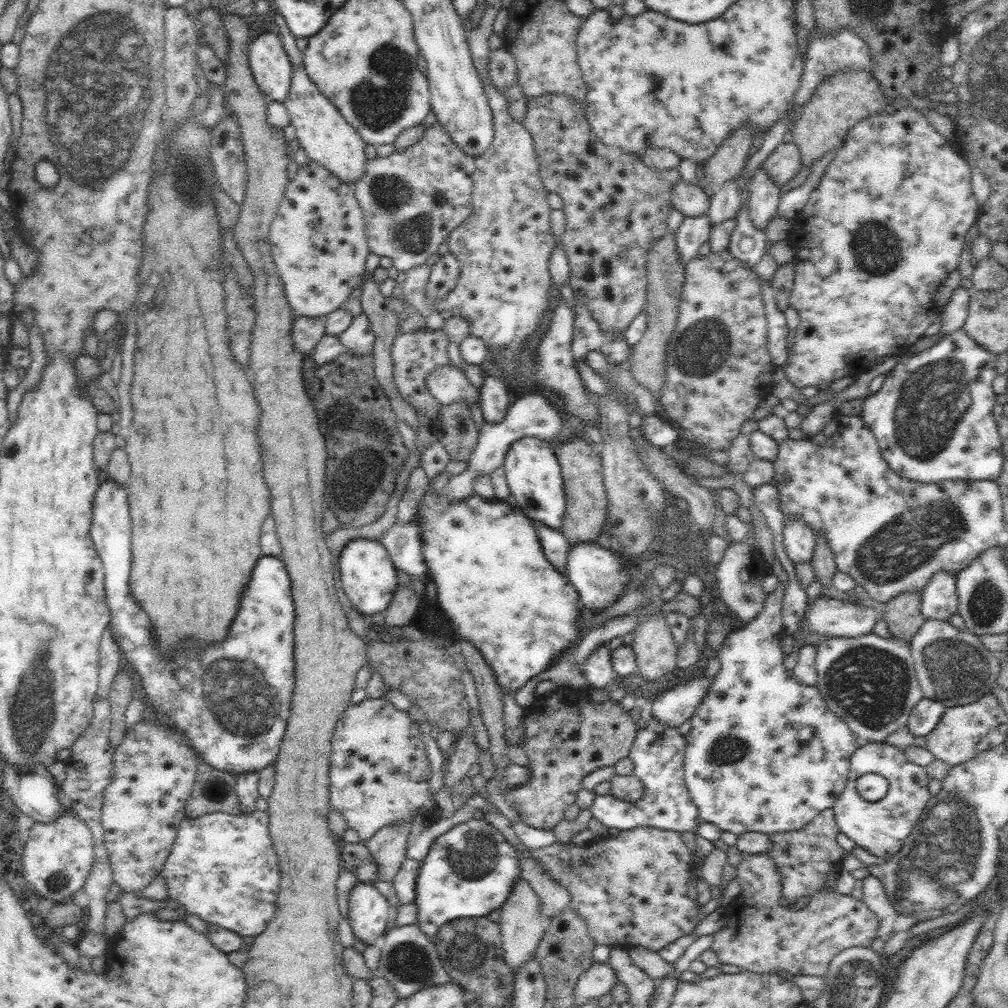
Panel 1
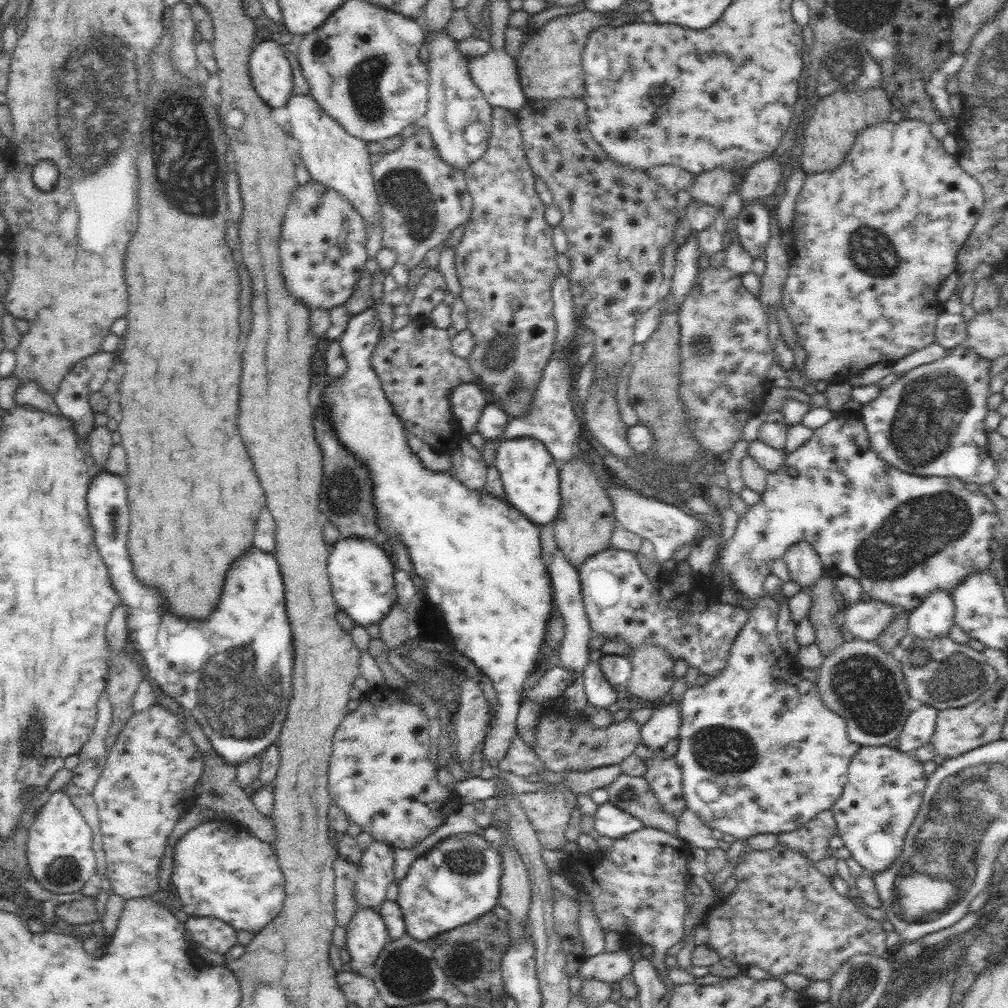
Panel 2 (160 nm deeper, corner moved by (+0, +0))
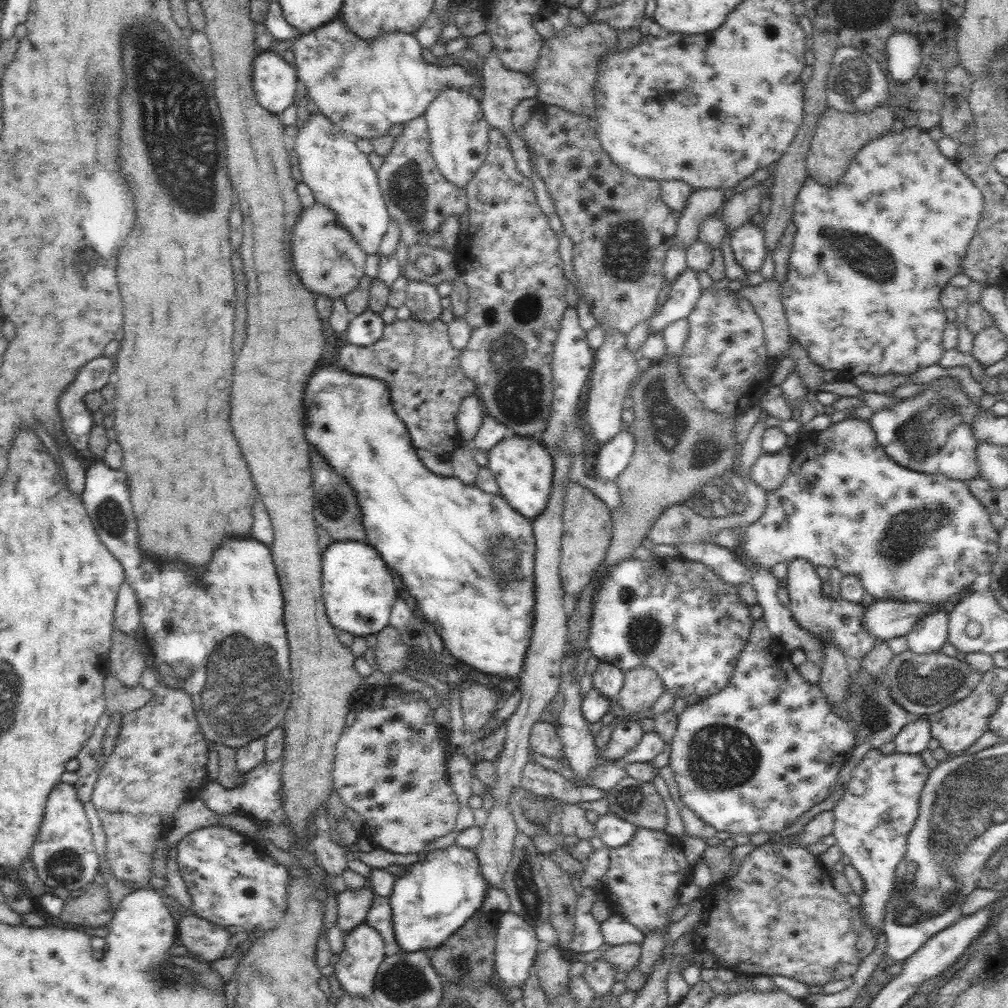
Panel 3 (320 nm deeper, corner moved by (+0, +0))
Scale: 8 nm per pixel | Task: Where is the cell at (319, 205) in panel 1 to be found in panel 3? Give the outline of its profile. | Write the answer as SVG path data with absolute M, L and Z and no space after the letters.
M315 203L303 207L300 218L294 225L291 241L296 272L304 286L316 296L324 295L332 300L344 298L365 275L367 255L352 233L338 220L335 212L325 204Z

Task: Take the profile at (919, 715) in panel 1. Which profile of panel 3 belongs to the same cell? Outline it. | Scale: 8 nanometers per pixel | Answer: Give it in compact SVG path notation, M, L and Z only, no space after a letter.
M926 715L924 718L914 716L902 727L894 741L896 753L919 755L928 747L932 738L930 723Z

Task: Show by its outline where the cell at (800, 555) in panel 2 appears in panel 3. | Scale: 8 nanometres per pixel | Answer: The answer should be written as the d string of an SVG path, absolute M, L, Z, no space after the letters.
M796 558L788 562L787 570L787 591L789 593L789 610L792 612L794 621L812 633L814 637L830 639L844 656L853 656L859 660L863 659L870 651L876 647L876 636L872 636L864 628L864 610L865 604L854 604L842 598L832 600L831 597L822 594L822 580L818 577L816 569L809 560L805 558Z

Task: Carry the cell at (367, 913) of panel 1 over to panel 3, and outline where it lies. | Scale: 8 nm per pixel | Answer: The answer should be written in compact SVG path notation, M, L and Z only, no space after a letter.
M362 922L344 935L344 948L338 953L339 960L334 965L335 976L350 996L372 998L375 978L385 957L385 942L381 934L367 922Z

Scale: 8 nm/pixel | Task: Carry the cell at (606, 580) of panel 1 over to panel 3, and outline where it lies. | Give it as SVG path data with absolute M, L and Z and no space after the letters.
M681 555L672 557L658 557L655 556L656 562L648 559L647 561L640 561L637 558L629 558L624 562L617 562L609 566L607 574L599 578L601 586L597 588L594 593L594 599L592 599L592 617L590 618L590 633L588 634L587 647L590 649L591 657L596 657L600 662L606 662L617 665L620 667L622 673L626 673L628 670L634 668L640 668L644 666L652 667L660 679L662 679L662 685L667 692L673 692L675 698L687 698L690 694L696 694L701 699L707 698L712 694L716 694L720 690L724 690L728 685L728 681L734 675L736 669L736 663L738 663L738 657L740 657L740 651L744 650L748 639L750 639L750 633L752 633L752 626L755 620L750 616L750 606L740 599L738 594L738 585L727 583L724 580L720 580L713 570L706 566L703 562L693 561L685 559Z

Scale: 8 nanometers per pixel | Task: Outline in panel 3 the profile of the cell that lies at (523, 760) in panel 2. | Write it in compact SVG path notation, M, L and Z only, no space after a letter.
M533 762L526 764L523 768L520 786L526 790L530 790L530 792L534 792L534 794L553 795L568 804L577 804L583 800L586 802L592 802L593 800L600 800L604 798L604 792L599 788L590 785L579 787L572 781L569 781L564 776L560 775L558 772L552 769L546 769L544 764L539 765Z

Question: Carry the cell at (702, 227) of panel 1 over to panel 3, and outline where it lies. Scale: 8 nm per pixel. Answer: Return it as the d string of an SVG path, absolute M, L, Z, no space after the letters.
M686 266L684 272L672 283L668 299L660 309L646 320L652 333L662 334L671 322L676 322L687 316L695 309L702 288L698 281L698 273Z

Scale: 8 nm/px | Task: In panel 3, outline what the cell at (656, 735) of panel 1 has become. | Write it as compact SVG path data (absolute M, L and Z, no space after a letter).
M609 811L606 815L600 815L595 823L595 834L610 849L624 846L632 840L634 833L634 824L628 822L625 818L620 818L612 811Z

